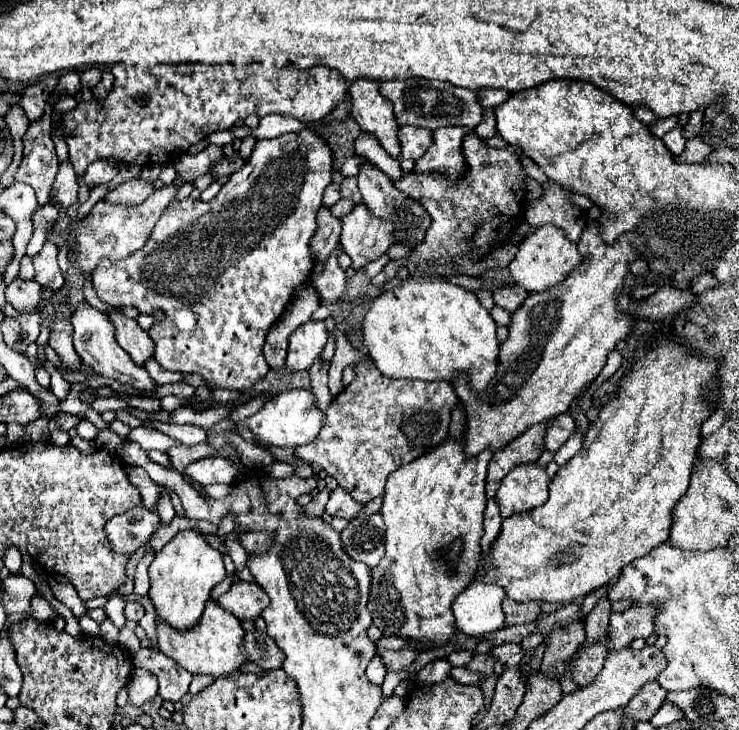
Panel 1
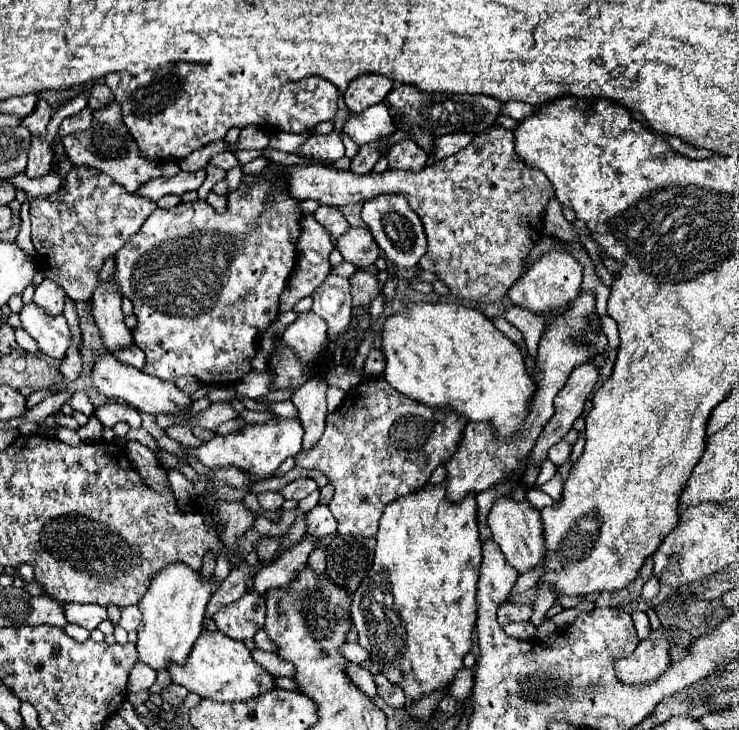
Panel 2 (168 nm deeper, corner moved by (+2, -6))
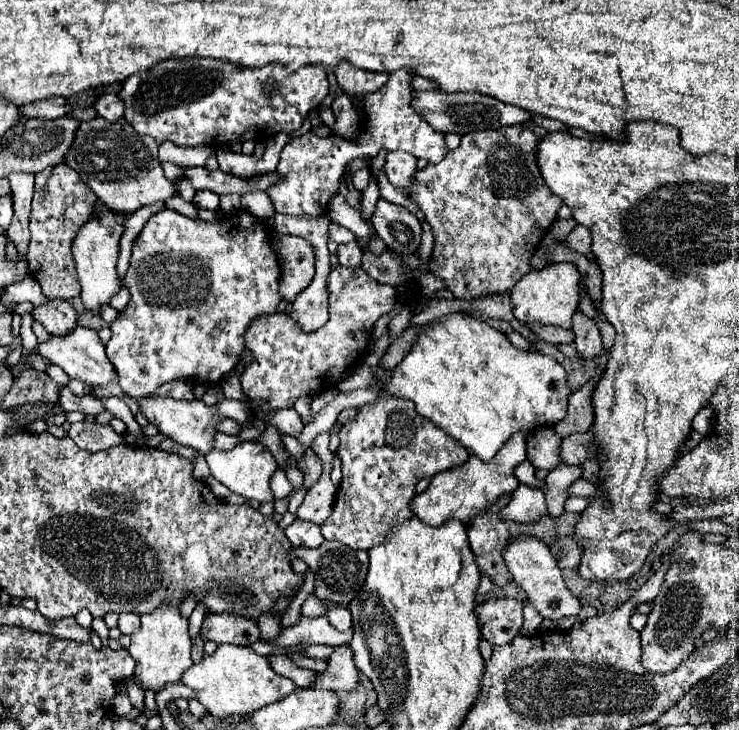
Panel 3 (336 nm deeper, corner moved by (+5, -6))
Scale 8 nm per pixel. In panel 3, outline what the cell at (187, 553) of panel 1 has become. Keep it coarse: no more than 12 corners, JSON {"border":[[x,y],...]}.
{"border":[[161,603],[141,615],[129,655],[145,689],[193,665],[189,619]]}

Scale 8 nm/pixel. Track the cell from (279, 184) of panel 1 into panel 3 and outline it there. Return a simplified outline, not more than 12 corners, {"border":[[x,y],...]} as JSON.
{"border":[[155,213],[107,357],[137,399],[223,381],[281,301],[261,217]]}

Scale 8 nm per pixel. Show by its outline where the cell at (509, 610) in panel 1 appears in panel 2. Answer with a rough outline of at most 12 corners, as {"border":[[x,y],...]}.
{"border":[[516,601],[498,607],[500,627],[512,621],[528,621],[532,607]]}

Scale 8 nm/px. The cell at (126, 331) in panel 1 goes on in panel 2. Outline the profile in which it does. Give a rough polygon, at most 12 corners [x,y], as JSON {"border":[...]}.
{"border":[[104,259],[92,295],[94,321],[110,351],[132,345],[122,295]]}

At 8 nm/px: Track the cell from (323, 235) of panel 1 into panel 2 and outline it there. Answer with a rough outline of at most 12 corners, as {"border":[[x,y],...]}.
{"border":[[312,215],[300,219],[296,267],[280,313],[312,295],[330,275],[334,241]]}

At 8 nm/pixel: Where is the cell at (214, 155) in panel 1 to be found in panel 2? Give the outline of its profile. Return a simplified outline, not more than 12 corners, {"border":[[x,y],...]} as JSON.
{"border":[[232,151],[218,153],[210,163],[230,171],[238,165]]}

